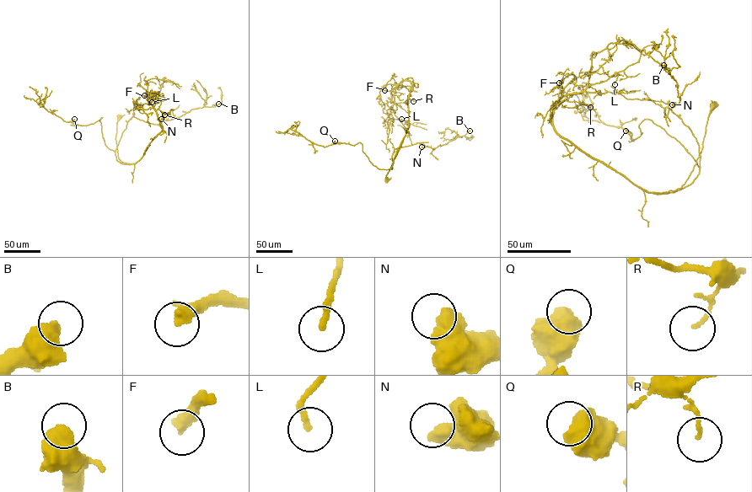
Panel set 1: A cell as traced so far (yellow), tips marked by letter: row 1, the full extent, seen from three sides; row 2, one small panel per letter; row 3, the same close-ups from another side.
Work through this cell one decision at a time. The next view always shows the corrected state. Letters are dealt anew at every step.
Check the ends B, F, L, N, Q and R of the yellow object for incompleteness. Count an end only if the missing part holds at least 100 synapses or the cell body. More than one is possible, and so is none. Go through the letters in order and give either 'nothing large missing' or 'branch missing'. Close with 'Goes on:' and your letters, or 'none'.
B: nothing large missing
F: branch missing
L: nothing large missing
N: nothing large missing
Q: nothing large missing
R: nothing large missing
Goes on: F

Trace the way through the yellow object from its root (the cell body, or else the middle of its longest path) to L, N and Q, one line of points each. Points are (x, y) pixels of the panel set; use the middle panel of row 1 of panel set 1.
L: (387, 179), (408, 126), (411, 88), (408, 80), (399, 83), (394, 94), (393, 109), (401, 119)
N: (387, 179), (386, 175), (403, 138), (391, 168), (394, 149), (416, 142), (425, 147), (421, 147)
Q: (387, 179), (403, 138), (387, 169), (373, 165), (361, 143), (333, 144), (335, 141)

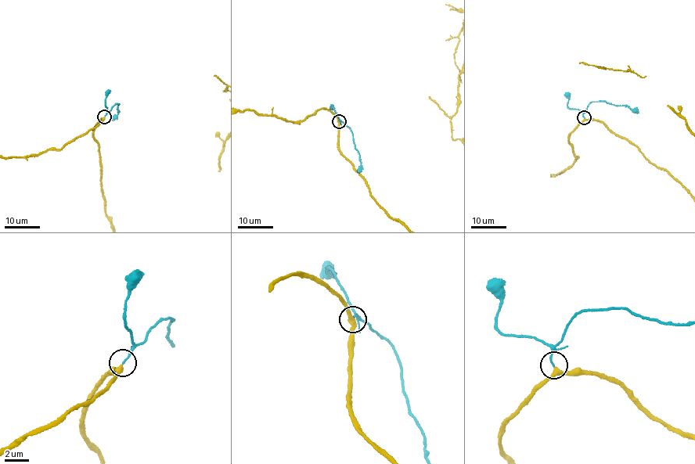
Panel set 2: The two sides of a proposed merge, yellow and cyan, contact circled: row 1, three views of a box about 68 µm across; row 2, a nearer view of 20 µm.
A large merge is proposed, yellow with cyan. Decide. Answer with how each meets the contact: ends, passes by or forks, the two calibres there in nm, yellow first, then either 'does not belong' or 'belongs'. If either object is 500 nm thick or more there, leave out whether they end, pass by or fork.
yellow passes by; cyan ends; calibres 320 and 140 nm; belongs

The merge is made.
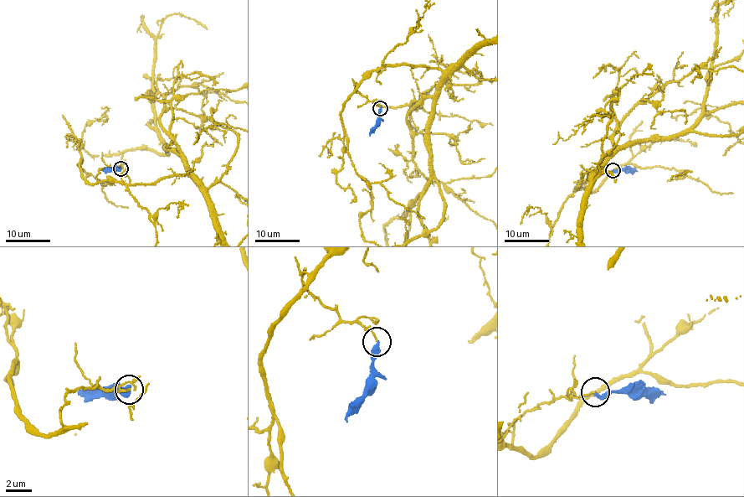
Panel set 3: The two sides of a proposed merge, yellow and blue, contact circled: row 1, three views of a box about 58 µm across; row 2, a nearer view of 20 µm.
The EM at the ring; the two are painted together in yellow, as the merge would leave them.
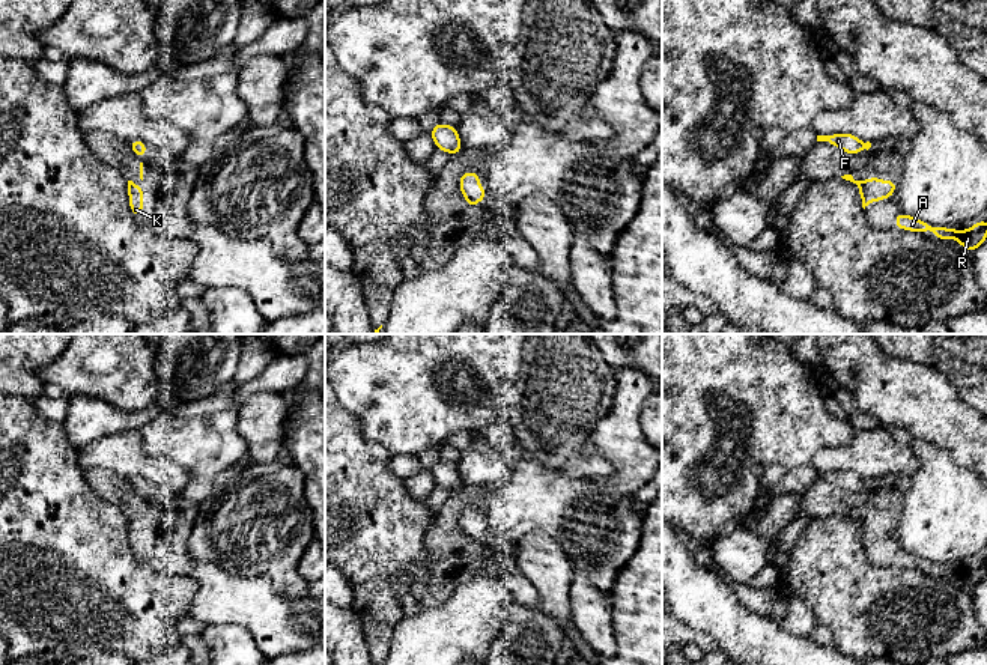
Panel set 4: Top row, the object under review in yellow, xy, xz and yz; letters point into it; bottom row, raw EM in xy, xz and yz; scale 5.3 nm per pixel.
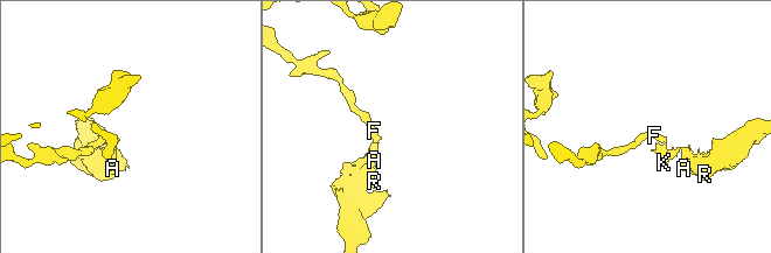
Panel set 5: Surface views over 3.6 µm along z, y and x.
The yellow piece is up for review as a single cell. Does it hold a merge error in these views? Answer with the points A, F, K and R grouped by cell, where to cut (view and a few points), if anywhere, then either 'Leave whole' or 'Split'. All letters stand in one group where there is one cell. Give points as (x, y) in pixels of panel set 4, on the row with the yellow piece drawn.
Groups: A K R / F. Split along xz (467, 197), (476, 202). Split

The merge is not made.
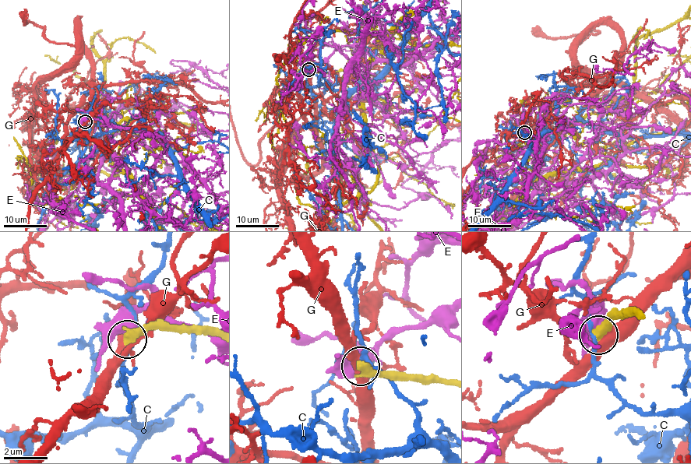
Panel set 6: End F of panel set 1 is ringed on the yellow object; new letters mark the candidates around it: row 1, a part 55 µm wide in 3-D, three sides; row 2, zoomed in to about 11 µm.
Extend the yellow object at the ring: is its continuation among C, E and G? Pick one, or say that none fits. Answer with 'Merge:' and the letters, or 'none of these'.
Merge: none of these

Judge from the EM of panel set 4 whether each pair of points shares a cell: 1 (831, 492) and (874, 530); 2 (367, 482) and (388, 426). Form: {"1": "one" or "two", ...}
{"1": "one", "2": "two"}

